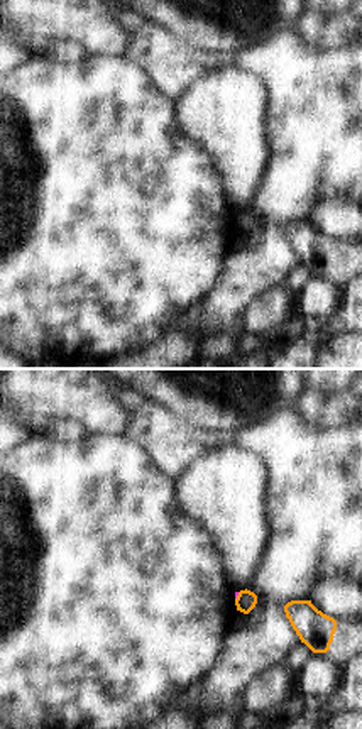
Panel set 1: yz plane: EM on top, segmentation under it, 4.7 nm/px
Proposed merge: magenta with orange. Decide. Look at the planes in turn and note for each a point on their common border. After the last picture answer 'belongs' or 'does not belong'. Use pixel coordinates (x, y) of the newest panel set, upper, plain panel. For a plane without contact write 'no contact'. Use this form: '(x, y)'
(237, 215)

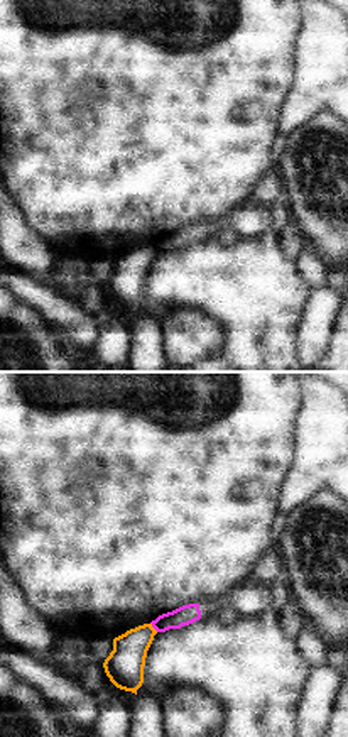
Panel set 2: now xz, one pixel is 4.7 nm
(154, 249)

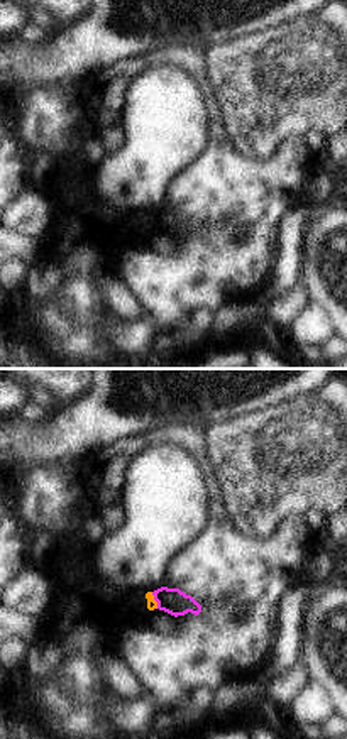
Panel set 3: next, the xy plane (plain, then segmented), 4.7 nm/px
(154, 220)

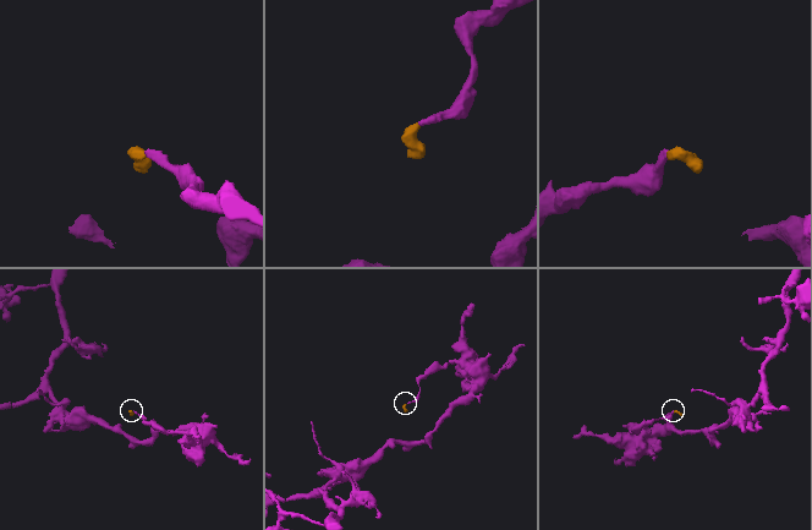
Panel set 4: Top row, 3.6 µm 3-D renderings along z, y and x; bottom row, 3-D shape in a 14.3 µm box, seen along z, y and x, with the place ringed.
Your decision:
does not belong

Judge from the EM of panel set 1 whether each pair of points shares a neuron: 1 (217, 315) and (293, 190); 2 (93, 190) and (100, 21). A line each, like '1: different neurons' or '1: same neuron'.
1: same neuron
2: different neurons

